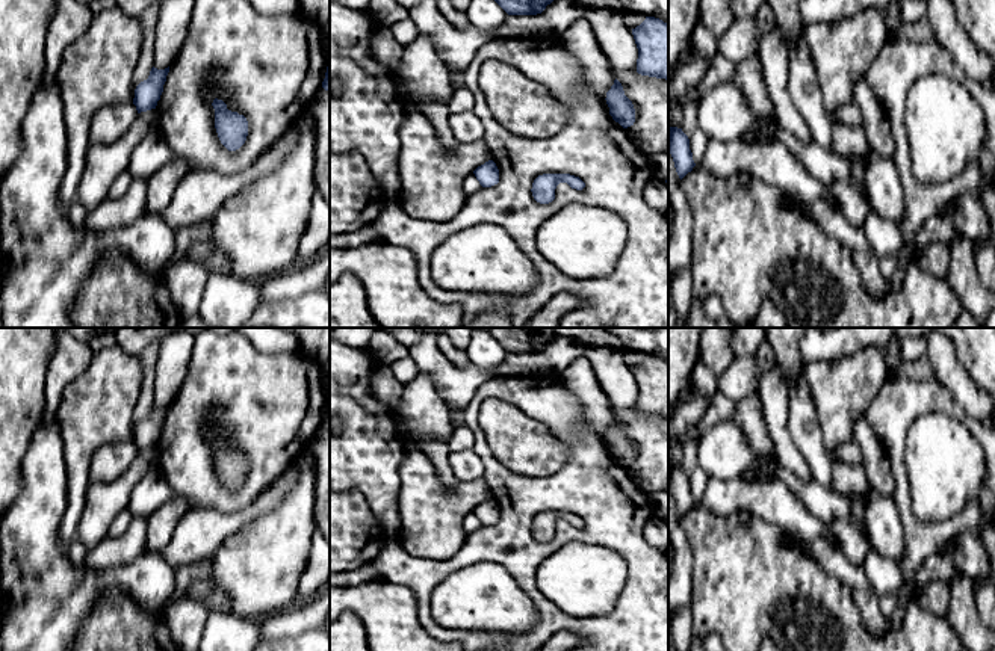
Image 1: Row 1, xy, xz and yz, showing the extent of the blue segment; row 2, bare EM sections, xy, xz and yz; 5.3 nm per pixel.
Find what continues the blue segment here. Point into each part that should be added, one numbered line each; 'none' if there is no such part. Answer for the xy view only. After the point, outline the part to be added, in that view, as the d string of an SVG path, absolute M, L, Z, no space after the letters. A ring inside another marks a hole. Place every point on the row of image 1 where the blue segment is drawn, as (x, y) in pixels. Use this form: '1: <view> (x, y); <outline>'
1: xy (111, 123); M133 101L98 110L89 128L91 145L112 143L129 130L136 116L138 110Z

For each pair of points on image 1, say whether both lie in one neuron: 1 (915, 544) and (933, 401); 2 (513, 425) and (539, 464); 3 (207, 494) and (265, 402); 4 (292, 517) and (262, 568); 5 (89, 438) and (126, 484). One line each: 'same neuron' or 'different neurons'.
1: same neuron
2: same neuron
3: same neuron
4: same neuron
5: different neurons

